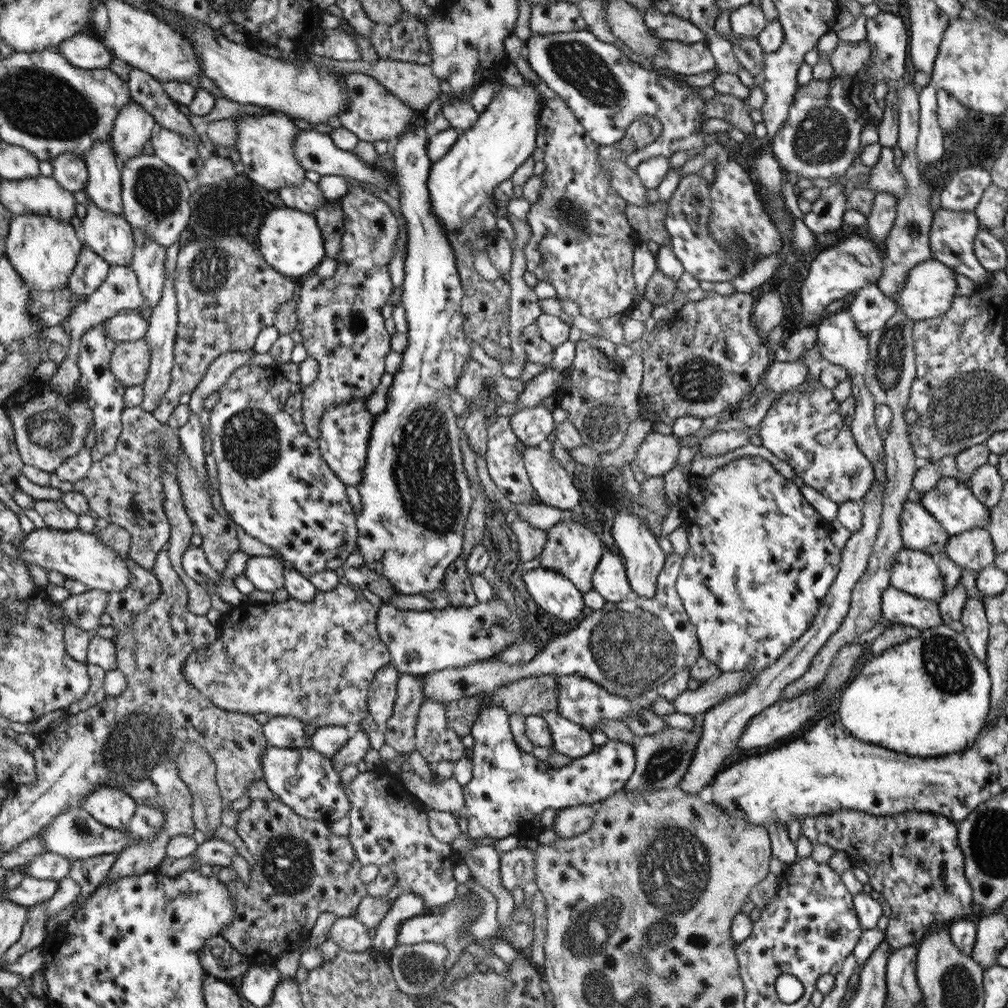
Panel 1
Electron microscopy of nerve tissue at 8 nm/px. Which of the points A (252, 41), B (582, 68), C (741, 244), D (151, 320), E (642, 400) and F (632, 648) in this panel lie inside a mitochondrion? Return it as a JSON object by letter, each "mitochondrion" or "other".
{"A":"other","B":"mitochondrion","C":"other","D":"other","E":"other","F":"mitochondrion"}

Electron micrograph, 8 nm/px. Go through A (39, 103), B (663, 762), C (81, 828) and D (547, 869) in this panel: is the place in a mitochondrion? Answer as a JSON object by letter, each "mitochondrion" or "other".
{"A":"mitochondrion","B":"mitochondrion","C":"mitochondrion","D":"other"}

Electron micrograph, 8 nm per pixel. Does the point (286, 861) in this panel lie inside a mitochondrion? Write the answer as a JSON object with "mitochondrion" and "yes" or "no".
{"mitochondrion":"yes"}

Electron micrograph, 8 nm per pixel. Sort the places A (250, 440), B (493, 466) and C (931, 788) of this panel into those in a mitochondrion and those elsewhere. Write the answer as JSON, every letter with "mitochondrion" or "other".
{"A":"mitochondrion","B":"other","C":"mitochondrion"}

